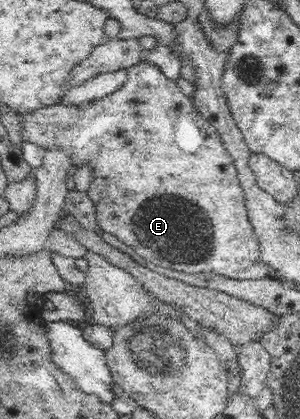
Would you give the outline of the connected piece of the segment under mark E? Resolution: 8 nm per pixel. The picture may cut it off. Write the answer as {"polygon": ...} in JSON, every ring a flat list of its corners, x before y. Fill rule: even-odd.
{"polygon":[[138,60,133,66,126,69,125,84,107,96,81,103,80,105,57,103,48,107,41,107,30,113,16,113,24,140,43,146,43,148,58,148,65,154,70,154,72,166,90,164,93,169,93,182,86,190,86,194,94,202,97,224,109,234,114,234,121,242,131,246,139,256,149,262,154,262,159,268,187,272,217,272,221,276,236,280,250,280,251,278,265,278,270,267,262,261,260,244,248,217,244,203,242,184,238,177,238,170,233,157,223,144,217,129,195,108,193,101,182,94,180,87,163,73,157,65,145,60]]}

